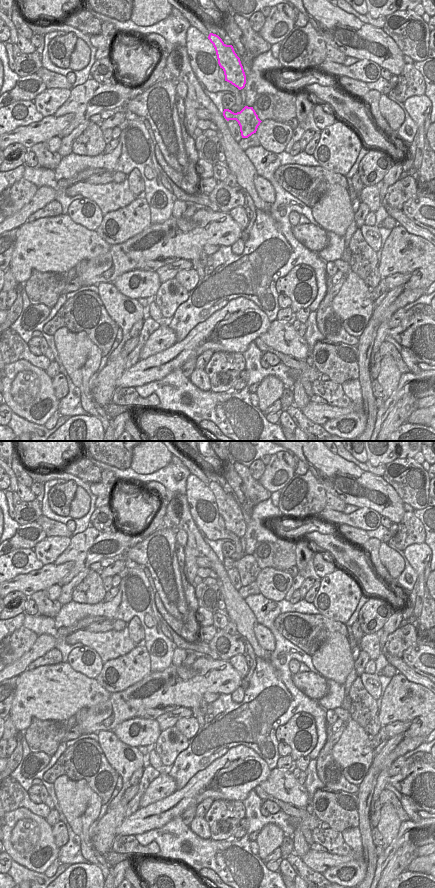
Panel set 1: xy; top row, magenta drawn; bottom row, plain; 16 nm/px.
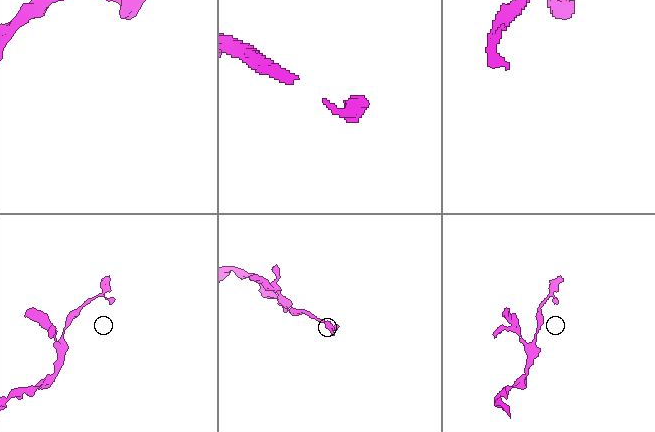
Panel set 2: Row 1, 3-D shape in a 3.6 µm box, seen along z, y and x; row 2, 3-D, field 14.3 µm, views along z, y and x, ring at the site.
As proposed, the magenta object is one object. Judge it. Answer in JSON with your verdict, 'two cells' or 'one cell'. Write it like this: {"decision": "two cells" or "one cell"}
{"decision": "one cell"}

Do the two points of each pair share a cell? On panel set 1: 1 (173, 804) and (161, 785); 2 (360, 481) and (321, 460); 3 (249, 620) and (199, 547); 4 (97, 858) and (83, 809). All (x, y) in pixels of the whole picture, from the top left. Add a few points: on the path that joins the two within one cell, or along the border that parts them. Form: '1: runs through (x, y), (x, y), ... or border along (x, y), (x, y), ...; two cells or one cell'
1: border along (176, 790), (146, 805); two cells
2: runs through (353, 475), (348, 472), (332, 470); one cell
3: runs through (233, 601), (226, 588), (222, 572), (216, 564); one cell
4: runs through (87, 846), (80, 827), (80, 821); one cell

